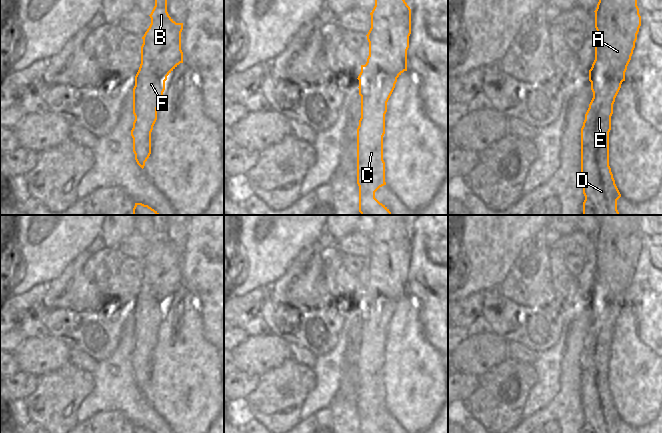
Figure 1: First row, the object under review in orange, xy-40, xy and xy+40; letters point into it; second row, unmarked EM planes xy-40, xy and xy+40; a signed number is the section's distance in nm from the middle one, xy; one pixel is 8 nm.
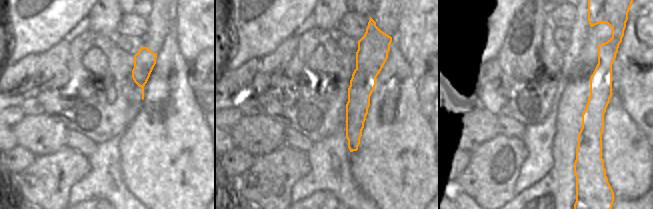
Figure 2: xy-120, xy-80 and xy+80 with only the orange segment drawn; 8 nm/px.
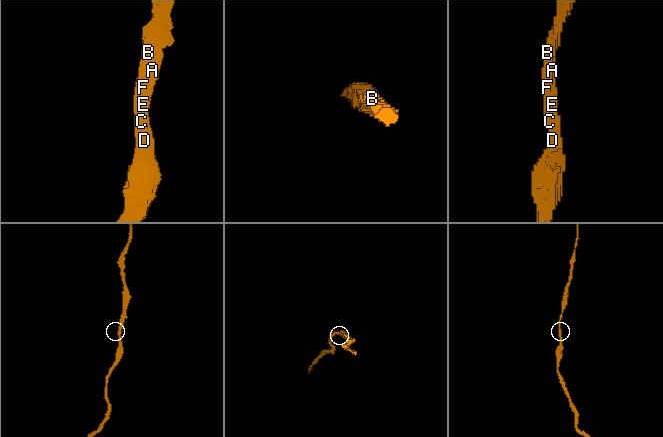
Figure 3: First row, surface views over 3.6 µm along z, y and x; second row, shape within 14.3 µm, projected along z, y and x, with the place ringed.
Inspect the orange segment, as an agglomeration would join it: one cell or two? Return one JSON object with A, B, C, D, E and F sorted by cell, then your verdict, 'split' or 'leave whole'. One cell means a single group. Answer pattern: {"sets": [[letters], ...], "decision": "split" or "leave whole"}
{"sets": [["A", "B", "C", "D", "E", "F"]], "decision": "leave whole"}

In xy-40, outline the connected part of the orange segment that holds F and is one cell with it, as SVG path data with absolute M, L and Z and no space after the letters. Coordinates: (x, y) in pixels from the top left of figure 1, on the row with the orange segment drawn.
M155 0L149 16L151 24L142 37L141 64L133 88L135 120L131 130L135 160L142 169L151 154L151 132L157 120L157 108L165 90L165 81L183 63L183 23L176 23L169 16L167 0Z

